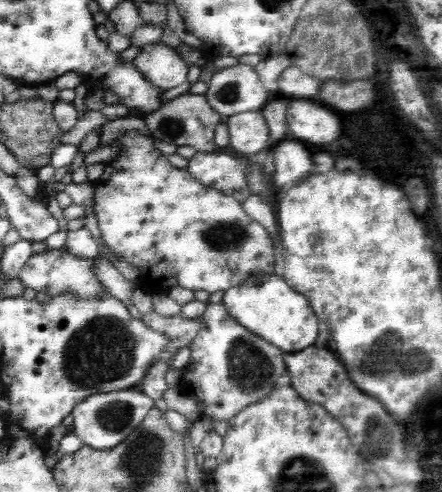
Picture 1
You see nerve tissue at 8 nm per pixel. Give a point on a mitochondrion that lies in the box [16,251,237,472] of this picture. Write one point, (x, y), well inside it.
(102, 350)

